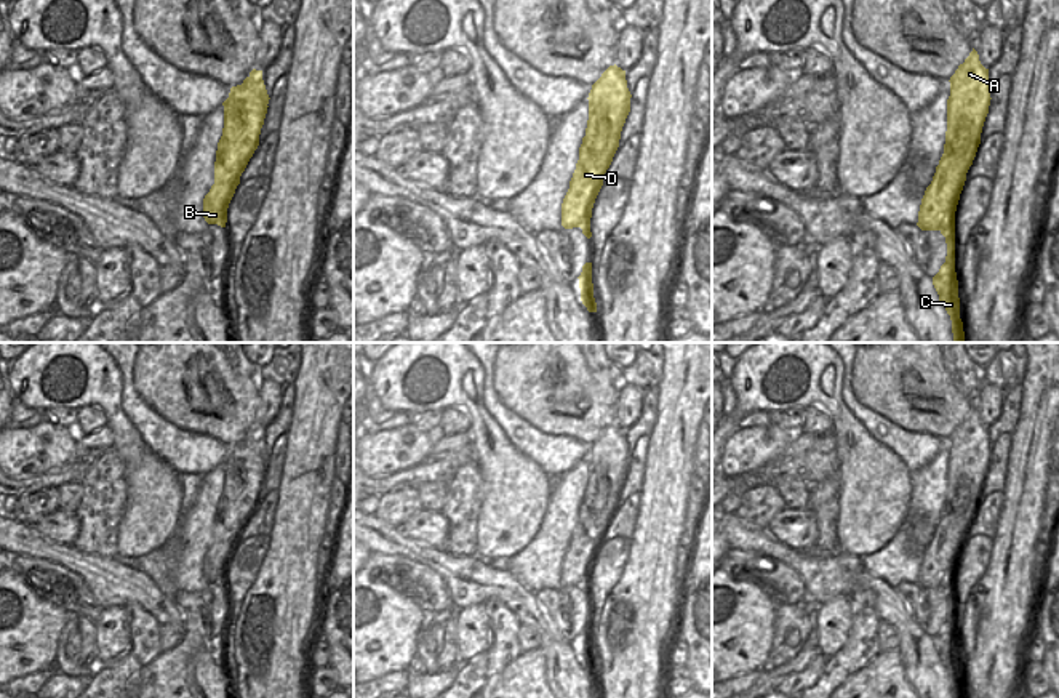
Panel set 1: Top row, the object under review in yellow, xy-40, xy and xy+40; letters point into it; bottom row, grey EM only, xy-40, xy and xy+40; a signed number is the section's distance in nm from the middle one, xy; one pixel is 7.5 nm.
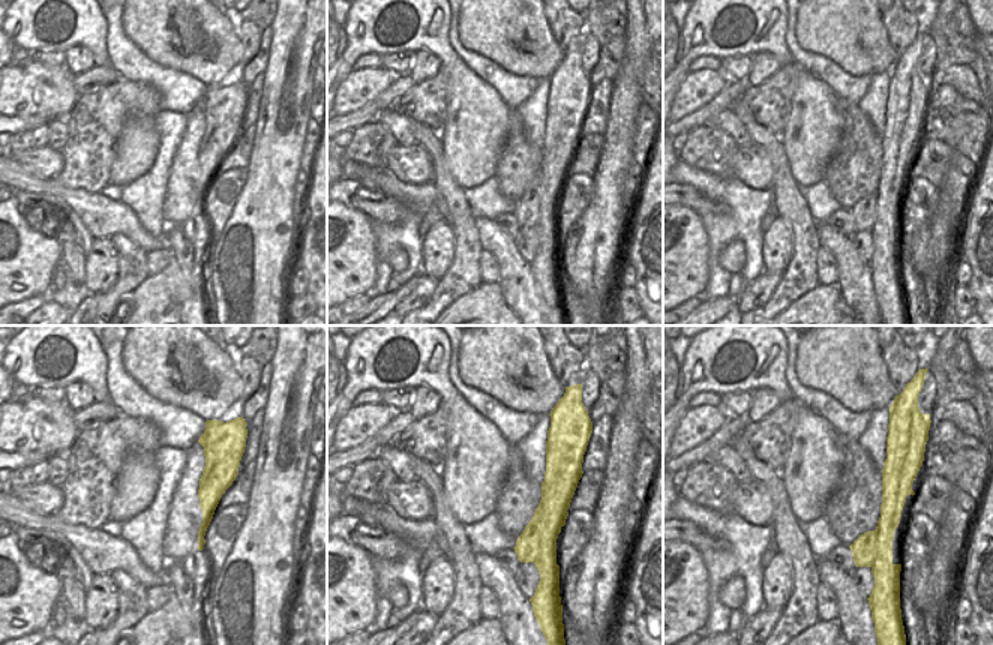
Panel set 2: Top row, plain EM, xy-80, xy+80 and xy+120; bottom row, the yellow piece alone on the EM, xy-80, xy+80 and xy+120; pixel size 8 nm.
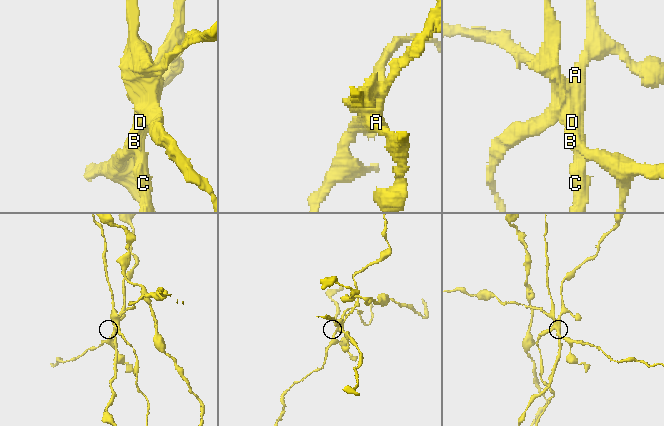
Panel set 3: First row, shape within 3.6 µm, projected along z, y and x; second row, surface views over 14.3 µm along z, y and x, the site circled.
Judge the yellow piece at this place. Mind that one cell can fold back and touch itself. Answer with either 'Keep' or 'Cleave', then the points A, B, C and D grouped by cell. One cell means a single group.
Cleave. Groups: A C D / B.

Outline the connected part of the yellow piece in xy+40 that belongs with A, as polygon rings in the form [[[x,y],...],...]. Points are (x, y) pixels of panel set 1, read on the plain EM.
[[[973,407],[963,423],[950,435],[950,455],[947,458],[947,490],[944,512],[936,525],[936,540],[941,544],[941,557],[945,560],[945,576],[939,589],[945,596],[947,615],[933,644],[952,679],[953,698],[965,698],[960,677],[958,639],[955,631],[955,570],[963,549],[966,532],[976,511],[966,507],[965,493],[971,487],[982,487],[990,464],[989,427]]]

